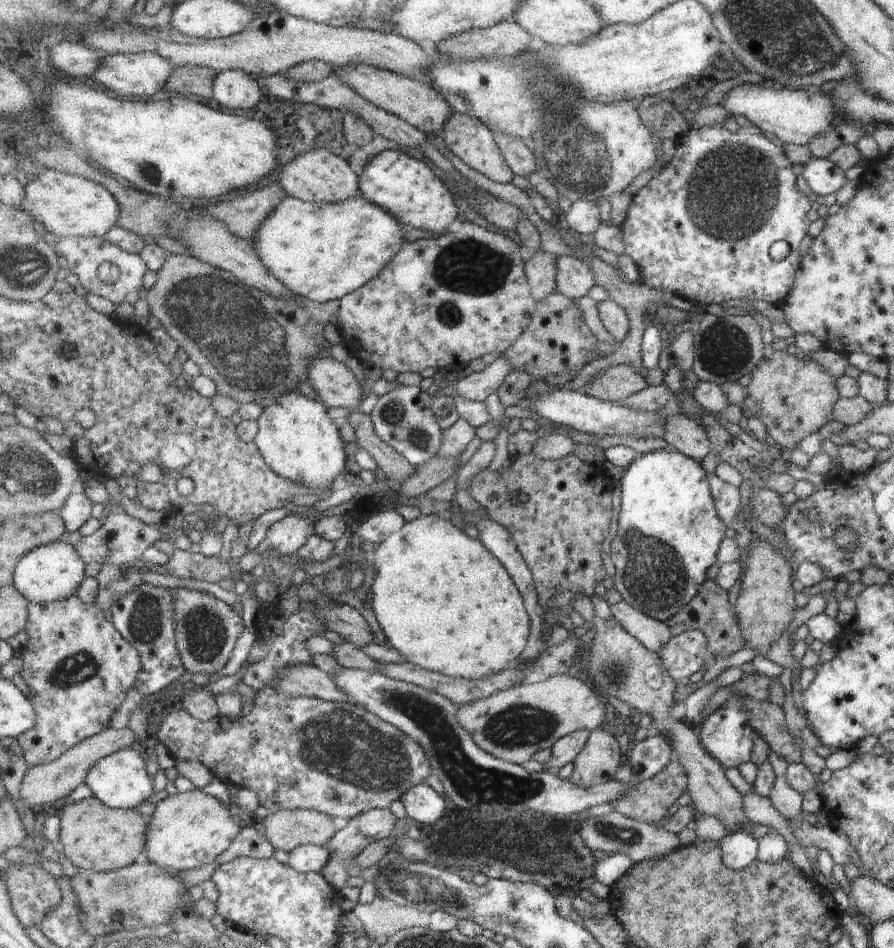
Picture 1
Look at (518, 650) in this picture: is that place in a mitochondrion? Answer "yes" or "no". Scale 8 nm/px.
no

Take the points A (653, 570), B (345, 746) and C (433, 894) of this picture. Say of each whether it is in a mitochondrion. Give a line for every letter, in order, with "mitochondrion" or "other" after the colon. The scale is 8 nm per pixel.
A: mitochondrion
B: mitochondrion
C: mitochondrion

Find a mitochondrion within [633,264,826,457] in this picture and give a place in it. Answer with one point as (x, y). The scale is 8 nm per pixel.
(725, 349)

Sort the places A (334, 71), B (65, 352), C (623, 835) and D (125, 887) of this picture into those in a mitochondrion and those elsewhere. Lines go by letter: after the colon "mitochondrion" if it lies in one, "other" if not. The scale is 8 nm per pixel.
A: other
B: mitochondrion
C: mitochondrion
D: mitochondrion

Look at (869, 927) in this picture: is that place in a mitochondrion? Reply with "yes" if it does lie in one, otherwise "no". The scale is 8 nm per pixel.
no

